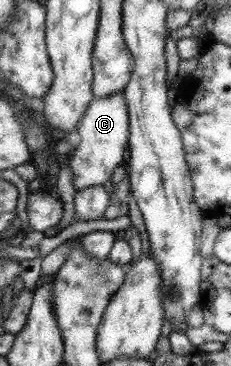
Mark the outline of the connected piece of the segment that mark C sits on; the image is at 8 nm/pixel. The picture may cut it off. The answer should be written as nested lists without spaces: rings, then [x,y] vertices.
[[[113,93],[110,97],[92,97],[84,116],[75,126],[80,141],[68,161],[75,191],[91,188],[93,185],[103,185],[105,180],[110,179],[115,166],[124,164],[128,149],[128,123],[127,108],[122,93]]]

